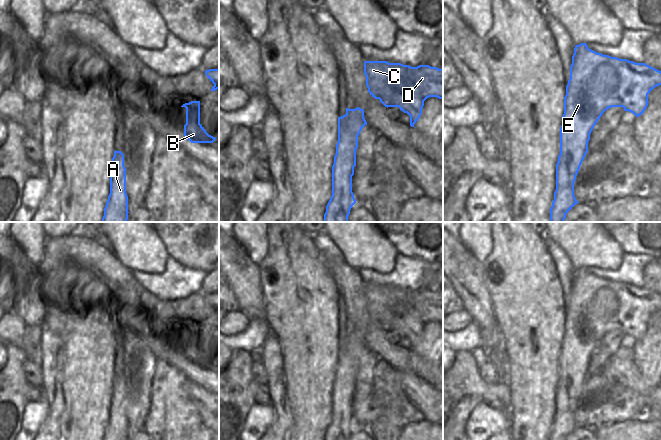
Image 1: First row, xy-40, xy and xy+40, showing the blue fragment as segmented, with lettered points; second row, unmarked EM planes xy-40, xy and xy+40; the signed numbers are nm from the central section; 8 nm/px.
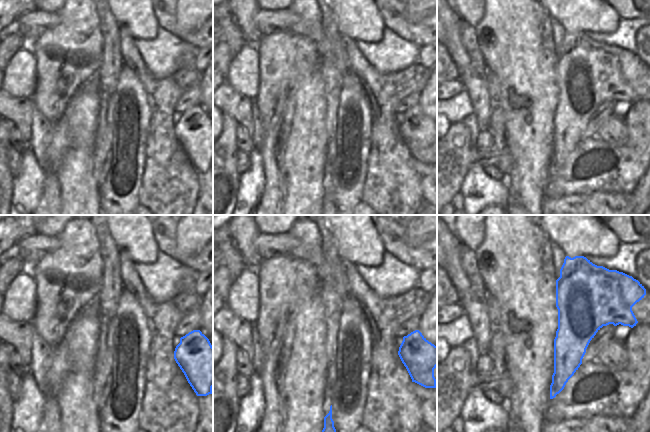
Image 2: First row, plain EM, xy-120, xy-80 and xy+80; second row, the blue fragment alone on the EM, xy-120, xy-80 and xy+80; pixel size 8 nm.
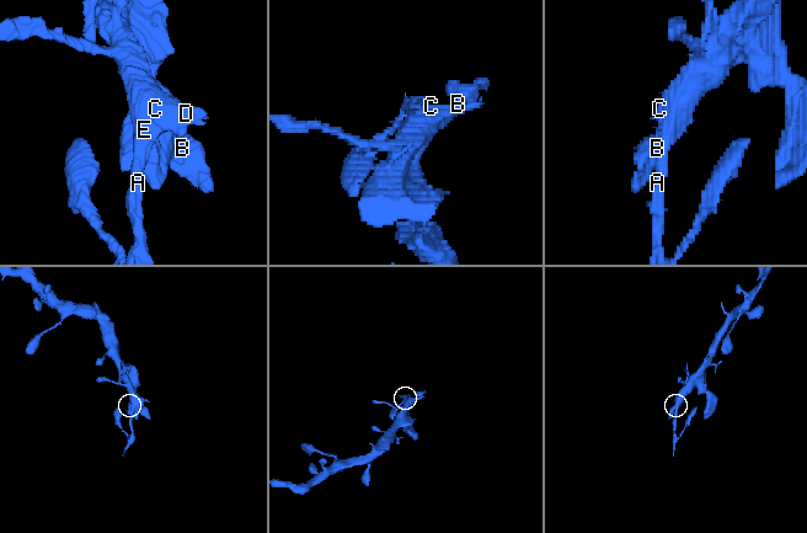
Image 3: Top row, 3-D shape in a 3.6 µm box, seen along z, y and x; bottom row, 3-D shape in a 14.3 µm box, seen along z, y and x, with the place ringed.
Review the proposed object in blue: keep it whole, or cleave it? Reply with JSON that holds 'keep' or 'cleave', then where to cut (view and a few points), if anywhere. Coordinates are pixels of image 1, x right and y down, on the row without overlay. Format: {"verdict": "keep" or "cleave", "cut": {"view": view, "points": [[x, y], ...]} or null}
{"verdict": "cleave", "cut": {"view": "xy+40", "points": [[560, 376], [570, 381], [575, 386], [578, 394]]}}

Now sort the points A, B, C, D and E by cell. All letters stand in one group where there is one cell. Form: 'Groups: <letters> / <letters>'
Groups: A / B C D E.

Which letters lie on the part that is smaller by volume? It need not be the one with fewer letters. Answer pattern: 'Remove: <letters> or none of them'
Remove: A

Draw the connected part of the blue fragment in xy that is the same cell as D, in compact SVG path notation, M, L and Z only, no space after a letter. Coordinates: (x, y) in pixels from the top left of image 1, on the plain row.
M365 285L364 298L368 316L379 323L385 331L399 331L410 340L410 350L418 345L422 338L424 325L429 321L443 323L443 293L429 289L411 291L401 287L387 285Z

